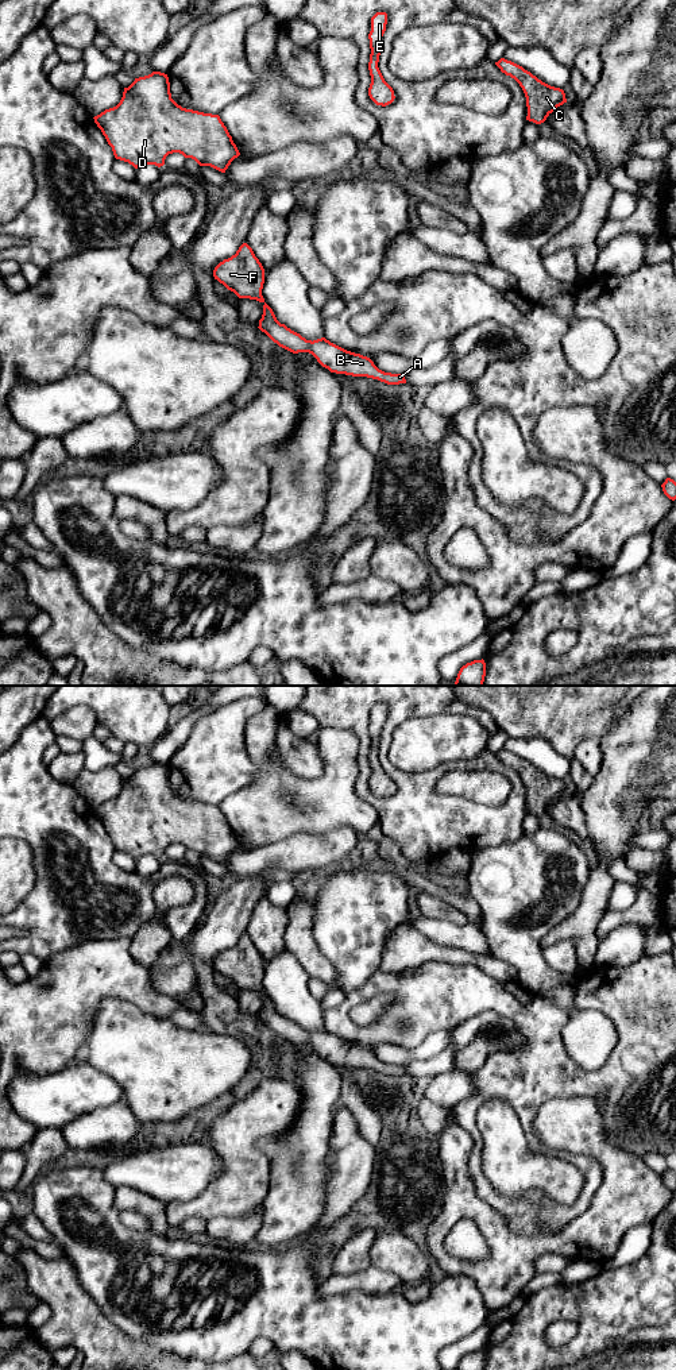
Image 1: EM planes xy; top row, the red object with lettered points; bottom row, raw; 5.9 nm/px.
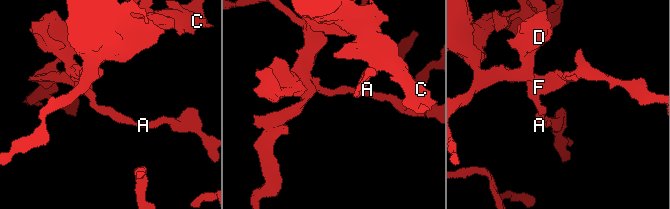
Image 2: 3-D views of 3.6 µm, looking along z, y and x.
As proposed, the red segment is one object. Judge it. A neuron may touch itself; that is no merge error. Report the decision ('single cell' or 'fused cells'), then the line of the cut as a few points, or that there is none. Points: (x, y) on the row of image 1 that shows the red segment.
single cell; no cut

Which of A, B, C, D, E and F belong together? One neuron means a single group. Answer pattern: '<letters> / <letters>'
A B C D E F

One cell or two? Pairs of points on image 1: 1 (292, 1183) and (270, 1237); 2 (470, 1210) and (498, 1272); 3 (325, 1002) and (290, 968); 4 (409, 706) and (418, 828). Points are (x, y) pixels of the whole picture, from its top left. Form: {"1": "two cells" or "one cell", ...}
{"1": "one cell", "2": "one cell", "3": "two cells", "4": "one cell"}

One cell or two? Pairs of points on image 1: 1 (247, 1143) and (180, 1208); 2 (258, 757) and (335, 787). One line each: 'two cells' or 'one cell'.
1: one cell
2: one cell

